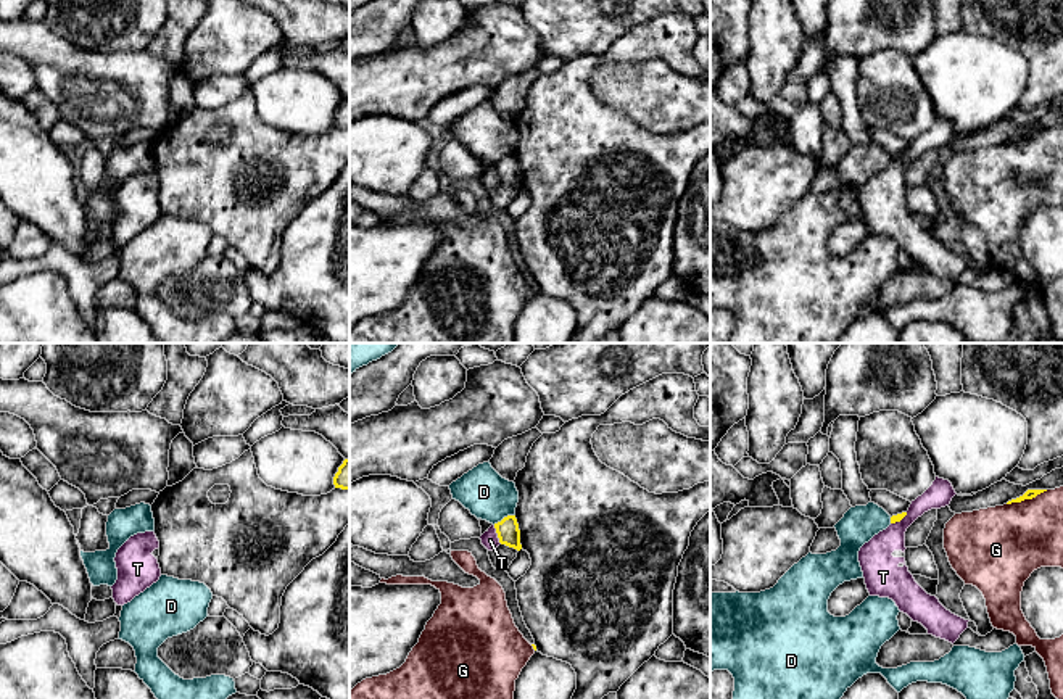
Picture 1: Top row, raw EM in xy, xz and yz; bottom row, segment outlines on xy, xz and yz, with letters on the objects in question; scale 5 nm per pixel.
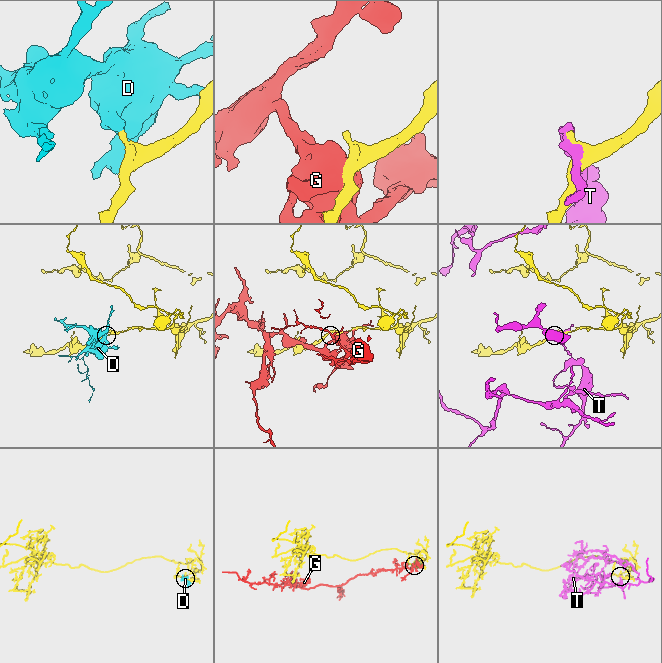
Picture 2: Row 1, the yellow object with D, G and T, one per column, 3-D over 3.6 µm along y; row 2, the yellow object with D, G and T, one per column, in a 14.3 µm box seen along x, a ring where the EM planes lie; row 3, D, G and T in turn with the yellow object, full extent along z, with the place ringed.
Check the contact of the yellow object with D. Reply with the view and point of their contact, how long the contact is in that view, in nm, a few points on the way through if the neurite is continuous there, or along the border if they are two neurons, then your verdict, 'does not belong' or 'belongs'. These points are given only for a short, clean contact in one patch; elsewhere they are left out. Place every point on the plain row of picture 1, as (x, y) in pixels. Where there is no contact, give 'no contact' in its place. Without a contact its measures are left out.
xz (504, 157) | 120 nm | along xz (514, 153), (508, 153), (493, 163) | does not belong

